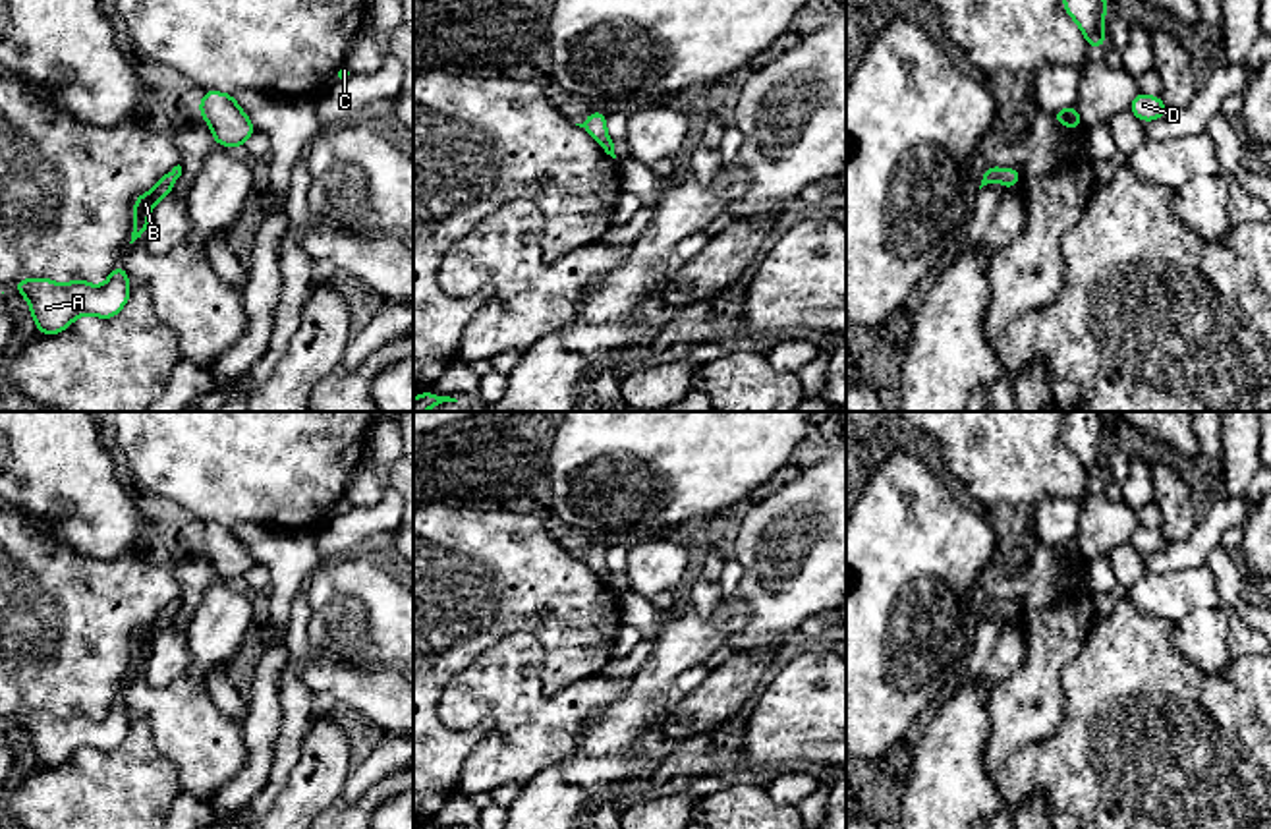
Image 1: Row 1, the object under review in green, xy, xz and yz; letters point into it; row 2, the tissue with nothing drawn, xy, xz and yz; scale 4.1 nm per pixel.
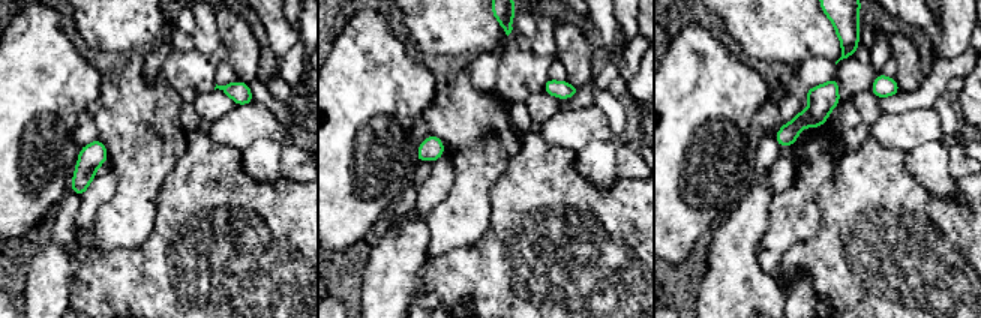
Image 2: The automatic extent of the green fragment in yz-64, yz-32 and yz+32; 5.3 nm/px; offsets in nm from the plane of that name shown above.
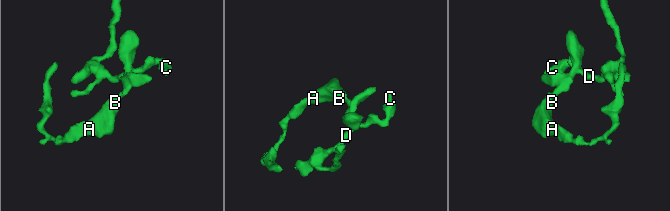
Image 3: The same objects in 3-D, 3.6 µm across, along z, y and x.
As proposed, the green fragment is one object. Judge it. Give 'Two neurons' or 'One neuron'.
One neuron

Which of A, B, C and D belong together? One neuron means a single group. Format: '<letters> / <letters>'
A B C D

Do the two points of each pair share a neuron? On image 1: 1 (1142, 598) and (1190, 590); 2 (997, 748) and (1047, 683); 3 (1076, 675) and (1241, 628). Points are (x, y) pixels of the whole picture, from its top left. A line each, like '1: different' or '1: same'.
1: same
2: same
3: different

